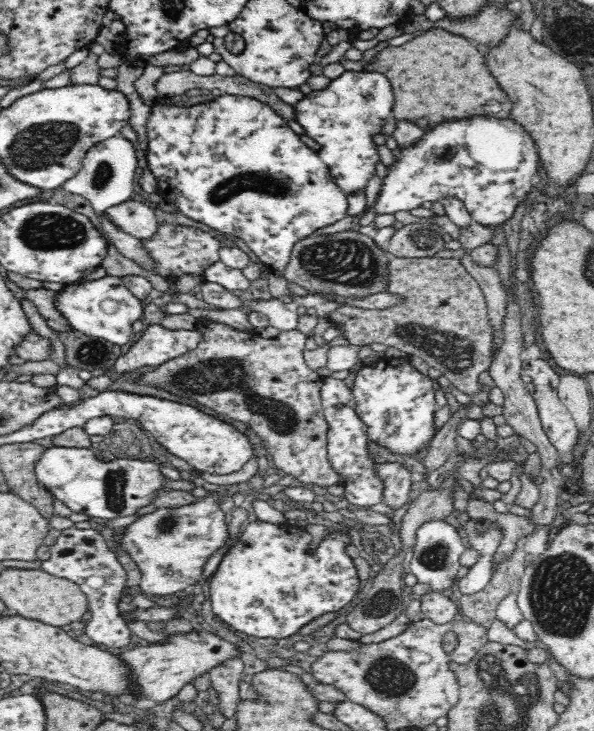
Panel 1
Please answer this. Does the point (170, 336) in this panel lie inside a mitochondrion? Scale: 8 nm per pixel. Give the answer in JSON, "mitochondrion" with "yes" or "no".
{"mitochondrion":"no"}

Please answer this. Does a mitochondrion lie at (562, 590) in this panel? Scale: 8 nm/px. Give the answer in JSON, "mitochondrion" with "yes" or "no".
{"mitochondrion":"yes"}

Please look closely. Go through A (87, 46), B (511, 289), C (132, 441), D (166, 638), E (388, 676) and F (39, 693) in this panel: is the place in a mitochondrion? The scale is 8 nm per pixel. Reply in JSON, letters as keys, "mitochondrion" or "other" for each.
{"A":"other","B":"other","C":"mitochondrion","D":"other","E":"mitochondrion","F":"other"}

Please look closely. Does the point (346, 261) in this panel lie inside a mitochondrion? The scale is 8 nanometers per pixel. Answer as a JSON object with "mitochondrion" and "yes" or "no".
{"mitochondrion":"yes"}

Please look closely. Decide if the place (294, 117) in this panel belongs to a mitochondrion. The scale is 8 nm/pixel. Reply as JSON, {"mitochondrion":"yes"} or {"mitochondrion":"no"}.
{"mitochondrion":"no"}

